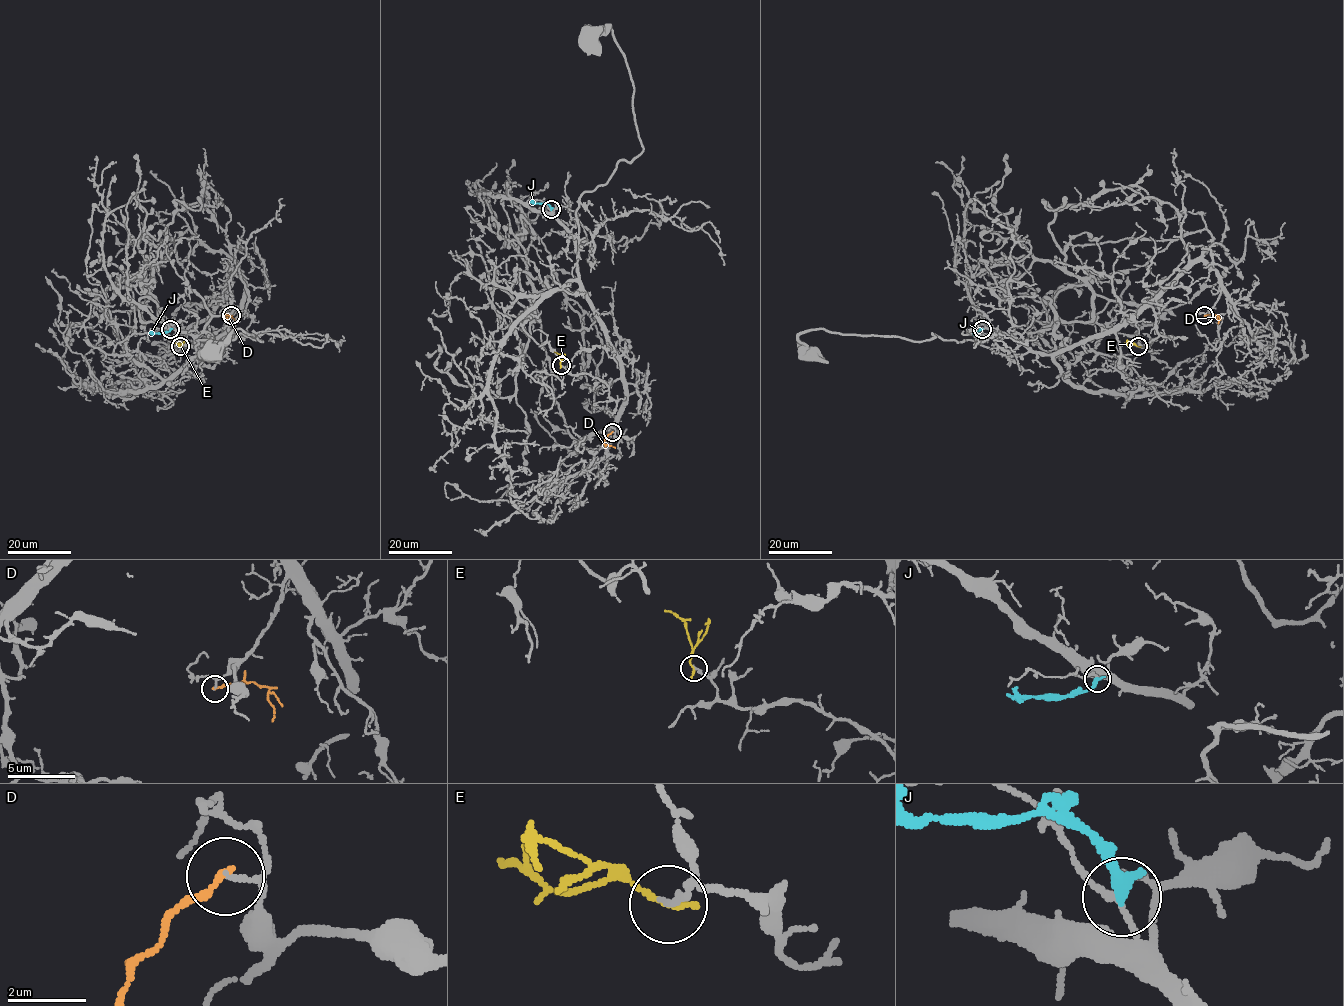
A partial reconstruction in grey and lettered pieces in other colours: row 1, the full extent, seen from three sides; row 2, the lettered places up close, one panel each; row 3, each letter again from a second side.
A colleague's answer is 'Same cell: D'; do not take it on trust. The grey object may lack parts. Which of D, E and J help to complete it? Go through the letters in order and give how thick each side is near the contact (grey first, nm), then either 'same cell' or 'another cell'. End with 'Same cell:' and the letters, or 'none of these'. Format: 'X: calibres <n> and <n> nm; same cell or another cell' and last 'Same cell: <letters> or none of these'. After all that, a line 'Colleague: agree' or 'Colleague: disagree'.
D: calibres 110 and 200 nm; another cell
E: calibres 160 and 170 nm; another cell
J: calibres 150 and 320 nm; another cell
Same cell: none of these
Colleague: disagree

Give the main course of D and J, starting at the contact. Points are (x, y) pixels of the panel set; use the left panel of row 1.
D: (232, 316), (223, 315), (235, 319)
J: (170, 329), (164, 333), (149, 332)

